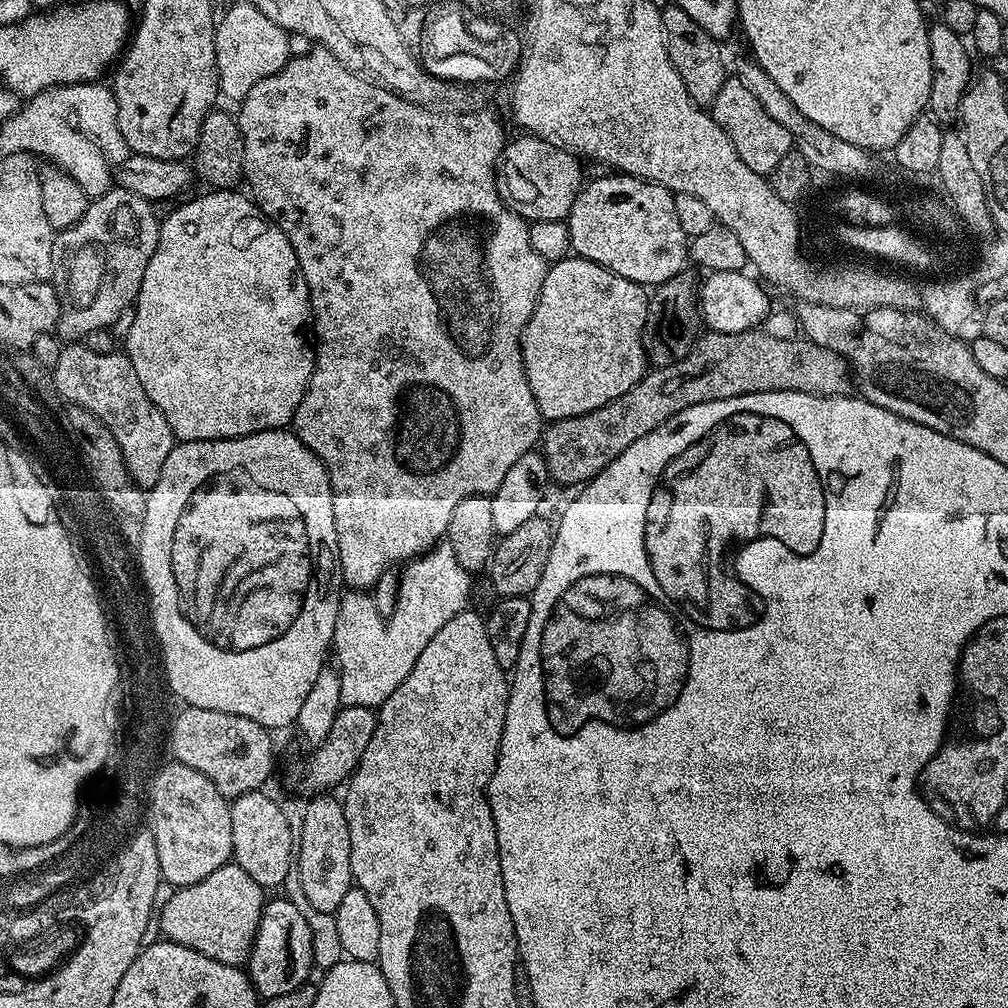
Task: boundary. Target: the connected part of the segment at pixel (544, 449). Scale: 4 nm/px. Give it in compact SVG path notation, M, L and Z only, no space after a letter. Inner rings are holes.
M763 330L740 332L738 334L722 334L705 331L692 345L692 349L678 362L665 368L652 368L645 371L644 376L622 398L614 398L614 402L606 402L606 406L598 406L598 410L590 410L581 416L551 421L543 429L538 448L542 453L549 477L560 484L583 485L593 480L626 446L634 446L638 438L658 430L662 422L666 422L674 414L686 410L690 406L698 406L711 400L729 400L746 394L762 394L763 392L801 392L815 396L846 396L853 391L854 377L847 360L840 353L826 346L818 346L807 338L787 341L771 337Z

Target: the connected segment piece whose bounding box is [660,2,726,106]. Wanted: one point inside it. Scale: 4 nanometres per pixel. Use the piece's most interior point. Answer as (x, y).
(693, 52)

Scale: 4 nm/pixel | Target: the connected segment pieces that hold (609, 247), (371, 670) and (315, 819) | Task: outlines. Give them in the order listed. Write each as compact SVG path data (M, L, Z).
M623 174L608 175L612 176L600 176L589 184L587 181L576 195L574 206L568 211L566 223L570 230L572 252L641 286L665 284L670 278L679 276L690 260L690 238L678 223L678 214L674 210L675 195L651 180Z
M444 542L431 549L427 554L419 558L413 558L403 565L404 577L400 580L400 589L396 592L396 609L384 621L380 608L368 597L364 590L348 590L340 597L338 606L338 618L334 622L334 634L332 635L331 651L334 653L335 667L340 673L342 682L341 705L366 706L379 709L381 704L406 682L406 674L414 670L414 662L418 662L422 650L426 650L426 642L450 622L459 612L469 607L468 591L472 588L473 577L454 558L454 550L451 544Z
M316 794L304 808L304 817L298 820L298 847L294 852L294 876L300 879L300 892L304 895L303 903L314 910L335 914L346 892L354 887L350 870L350 826L346 822L344 805L332 794Z

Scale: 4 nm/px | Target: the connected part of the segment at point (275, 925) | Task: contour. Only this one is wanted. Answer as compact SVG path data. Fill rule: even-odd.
M269 899L260 915L246 971L261 1001L278 998L278 994L290 994L290 990L309 983L311 976L308 975L314 972L310 926L304 917L305 909L297 904L292 900Z

